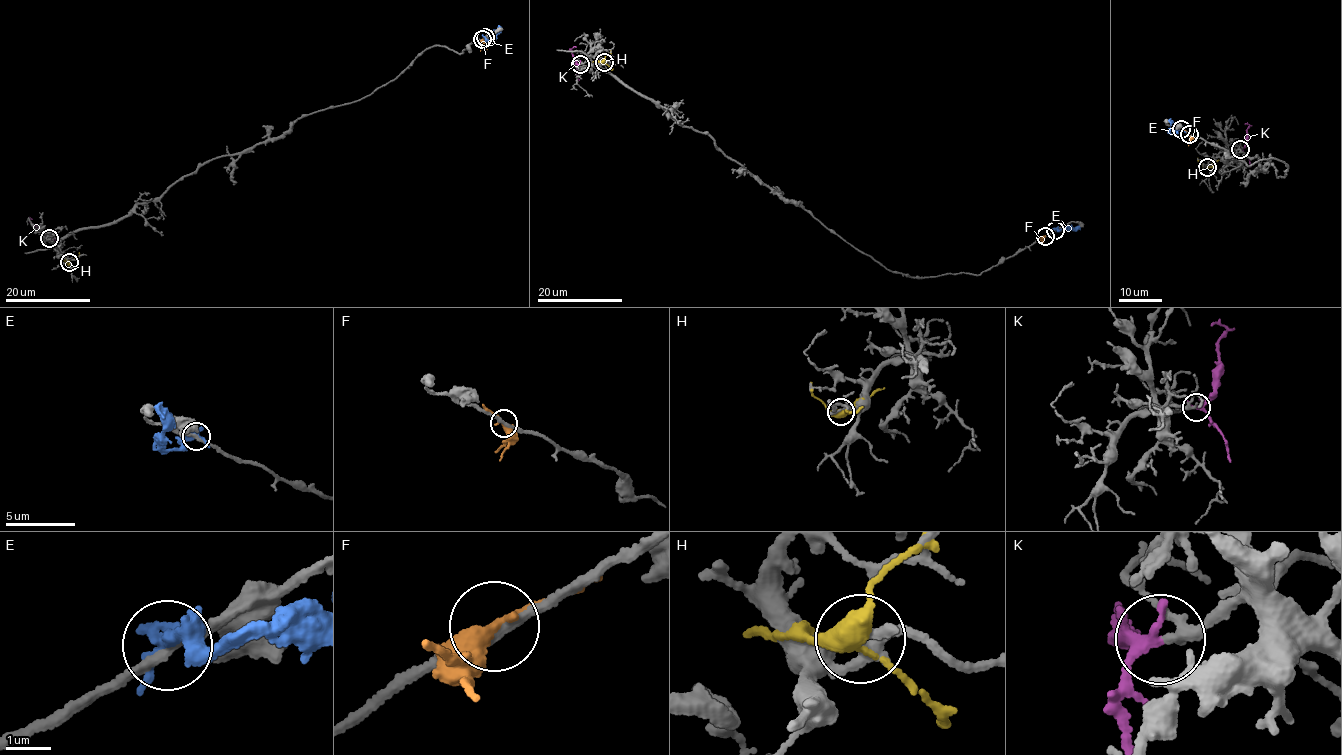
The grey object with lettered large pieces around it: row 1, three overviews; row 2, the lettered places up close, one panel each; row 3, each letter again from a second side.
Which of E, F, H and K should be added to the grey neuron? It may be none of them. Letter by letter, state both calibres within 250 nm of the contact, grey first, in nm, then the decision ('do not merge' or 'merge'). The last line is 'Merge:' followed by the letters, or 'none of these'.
E: calibres 200 and 400 nm; do not merge
F: calibres 240 and 340 nm; do not merge
H: calibres 150 and 360 nm; do not merge
K: calibres 190 and 180 nm; merge
Merge: K

